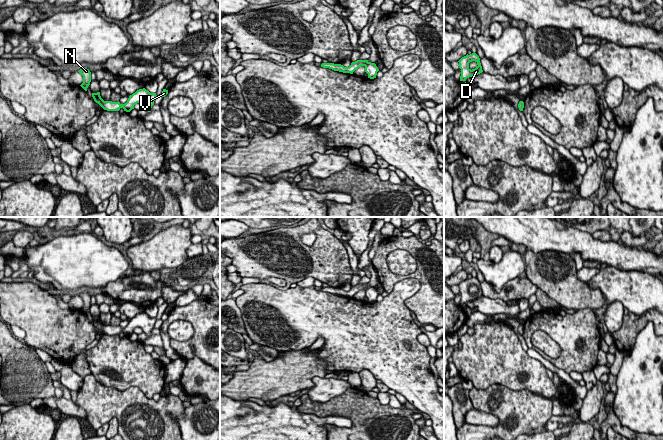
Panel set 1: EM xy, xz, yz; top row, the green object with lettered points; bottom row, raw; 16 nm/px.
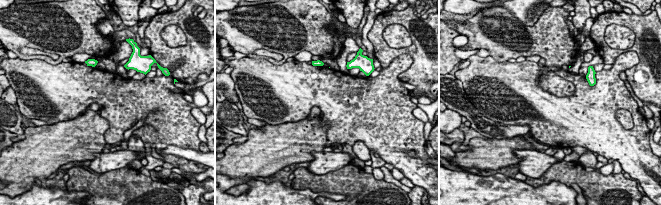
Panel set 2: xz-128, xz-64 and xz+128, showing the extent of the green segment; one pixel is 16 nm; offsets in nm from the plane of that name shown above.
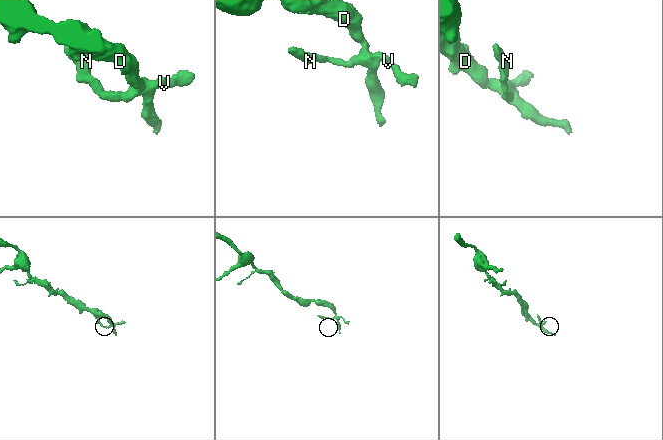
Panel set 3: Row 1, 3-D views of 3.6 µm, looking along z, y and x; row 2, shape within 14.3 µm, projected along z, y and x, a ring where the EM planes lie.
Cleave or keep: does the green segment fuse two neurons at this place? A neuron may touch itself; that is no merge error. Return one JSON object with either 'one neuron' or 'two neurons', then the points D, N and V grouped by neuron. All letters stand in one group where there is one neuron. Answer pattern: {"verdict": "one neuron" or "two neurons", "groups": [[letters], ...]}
{"verdict": "one neuron", "groups": [["D", "N", "V"]]}

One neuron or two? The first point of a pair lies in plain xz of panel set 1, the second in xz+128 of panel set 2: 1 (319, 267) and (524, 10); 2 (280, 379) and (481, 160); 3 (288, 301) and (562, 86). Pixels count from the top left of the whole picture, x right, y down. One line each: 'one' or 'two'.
1: two
2: one
3: two

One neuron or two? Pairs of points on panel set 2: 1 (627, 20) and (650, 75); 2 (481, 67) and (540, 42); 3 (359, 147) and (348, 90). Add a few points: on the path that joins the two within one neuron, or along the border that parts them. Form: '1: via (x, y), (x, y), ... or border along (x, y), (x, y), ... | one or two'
1: via (639, 33), (641, 54), (648, 61) | one
2: border along (490, 55), (497, 60), (507, 61) | two
3: border along (352, 145), (357, 141), (362, 141), (370, 149) | two

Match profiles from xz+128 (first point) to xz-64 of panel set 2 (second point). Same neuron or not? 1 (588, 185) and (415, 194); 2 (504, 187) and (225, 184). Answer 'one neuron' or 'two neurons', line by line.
1: two neurons
2: one neuron

